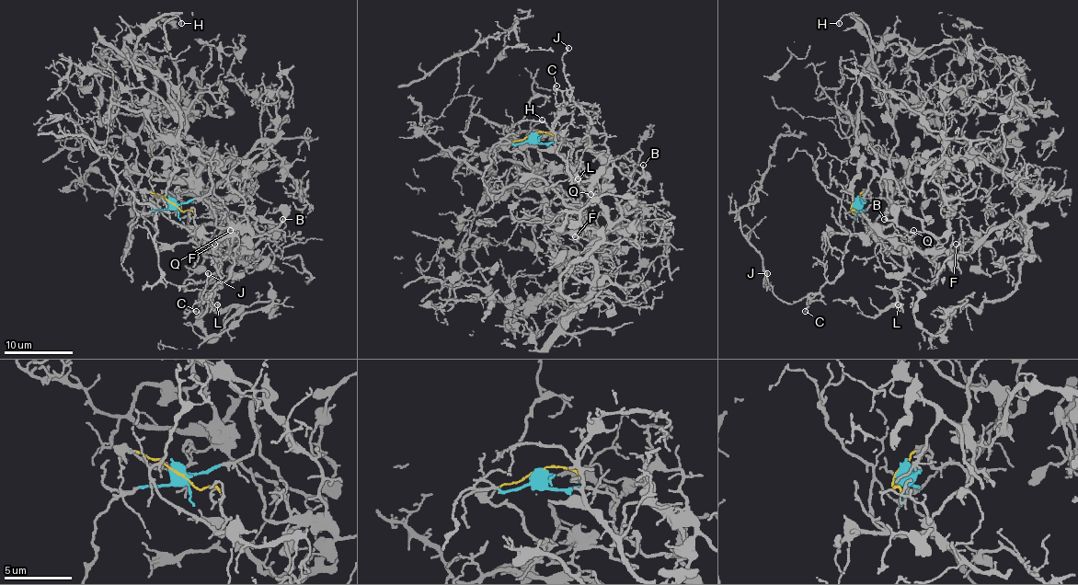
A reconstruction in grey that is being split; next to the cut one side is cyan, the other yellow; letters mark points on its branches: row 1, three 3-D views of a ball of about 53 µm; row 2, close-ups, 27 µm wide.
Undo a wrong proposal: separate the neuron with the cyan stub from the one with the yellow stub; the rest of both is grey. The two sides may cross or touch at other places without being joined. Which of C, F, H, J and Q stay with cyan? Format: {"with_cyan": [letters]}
{"with_cyan": ["C", "H", "J"]}

